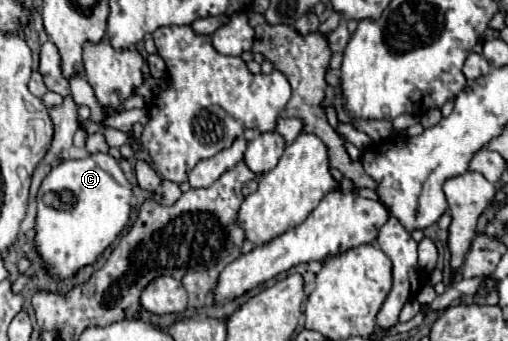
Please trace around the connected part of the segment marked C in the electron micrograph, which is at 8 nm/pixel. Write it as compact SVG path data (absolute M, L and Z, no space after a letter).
M95 153L83 159L67 159L59 167L53 167L43 179L37 193L37 225L35 243L49 269L49 273L61 279L73 275L77 269L95 263L95 259L119 237L129 223L131 215L131 183L125 179L119 163L107 153Z

